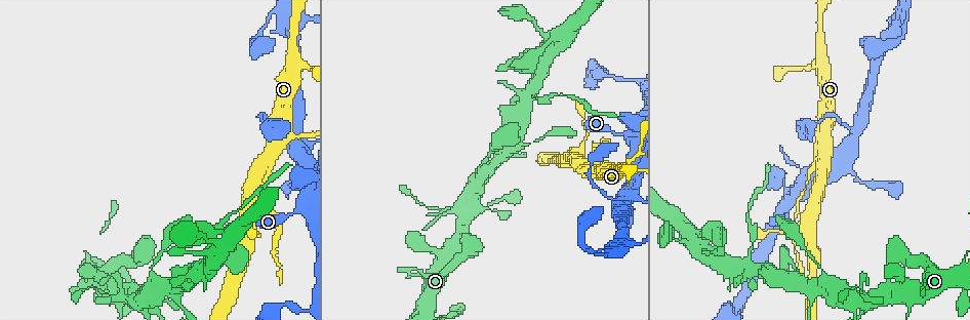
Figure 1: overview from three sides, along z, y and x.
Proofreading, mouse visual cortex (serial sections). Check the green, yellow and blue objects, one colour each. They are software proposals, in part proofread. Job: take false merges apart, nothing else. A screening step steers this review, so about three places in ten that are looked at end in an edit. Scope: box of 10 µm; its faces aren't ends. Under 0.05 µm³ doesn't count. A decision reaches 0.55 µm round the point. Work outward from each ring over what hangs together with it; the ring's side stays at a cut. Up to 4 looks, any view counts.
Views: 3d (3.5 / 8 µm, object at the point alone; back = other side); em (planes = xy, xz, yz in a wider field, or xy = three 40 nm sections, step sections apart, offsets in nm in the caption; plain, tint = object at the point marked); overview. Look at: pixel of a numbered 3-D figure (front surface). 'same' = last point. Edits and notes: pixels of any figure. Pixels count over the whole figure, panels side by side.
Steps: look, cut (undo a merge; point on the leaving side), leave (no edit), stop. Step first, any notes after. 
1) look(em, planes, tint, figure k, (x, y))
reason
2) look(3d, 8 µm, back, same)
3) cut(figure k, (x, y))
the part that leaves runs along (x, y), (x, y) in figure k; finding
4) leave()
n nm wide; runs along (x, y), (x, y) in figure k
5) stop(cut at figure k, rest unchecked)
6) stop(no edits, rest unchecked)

look(3d, 3.5 µm, figure 1, (300, 209))
abrupt turn

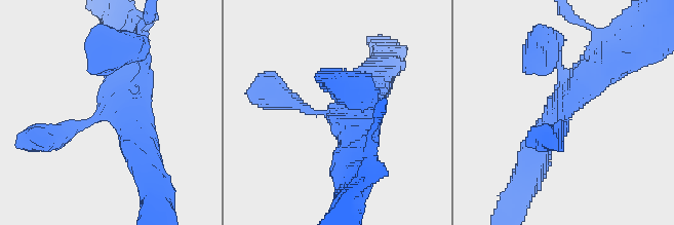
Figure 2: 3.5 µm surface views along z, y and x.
look(em, xy, step 5, tint, figure 2, (334, 113))
4 arms; arms of 250, 300, 350, 450 nm

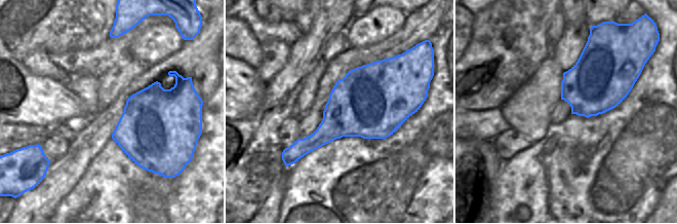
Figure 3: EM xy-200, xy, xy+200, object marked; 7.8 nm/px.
leave()
runs along (47, 137), (88, 124), (122, 62) in figure 2; all the same cell

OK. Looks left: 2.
look(3d, 3.5 µm, figure 1, (455, 212))
looks like a crossing

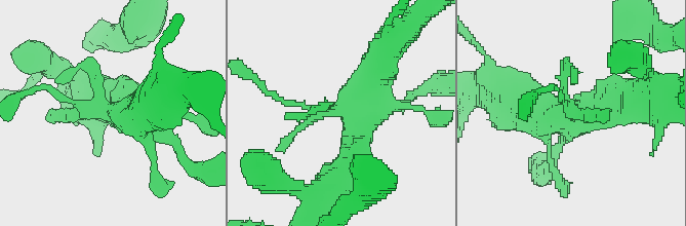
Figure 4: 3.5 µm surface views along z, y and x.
leave()
runs along (350, 163), (385, 50) in figure 4; one cell here

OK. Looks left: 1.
stop(no edits, rest unchecked)

